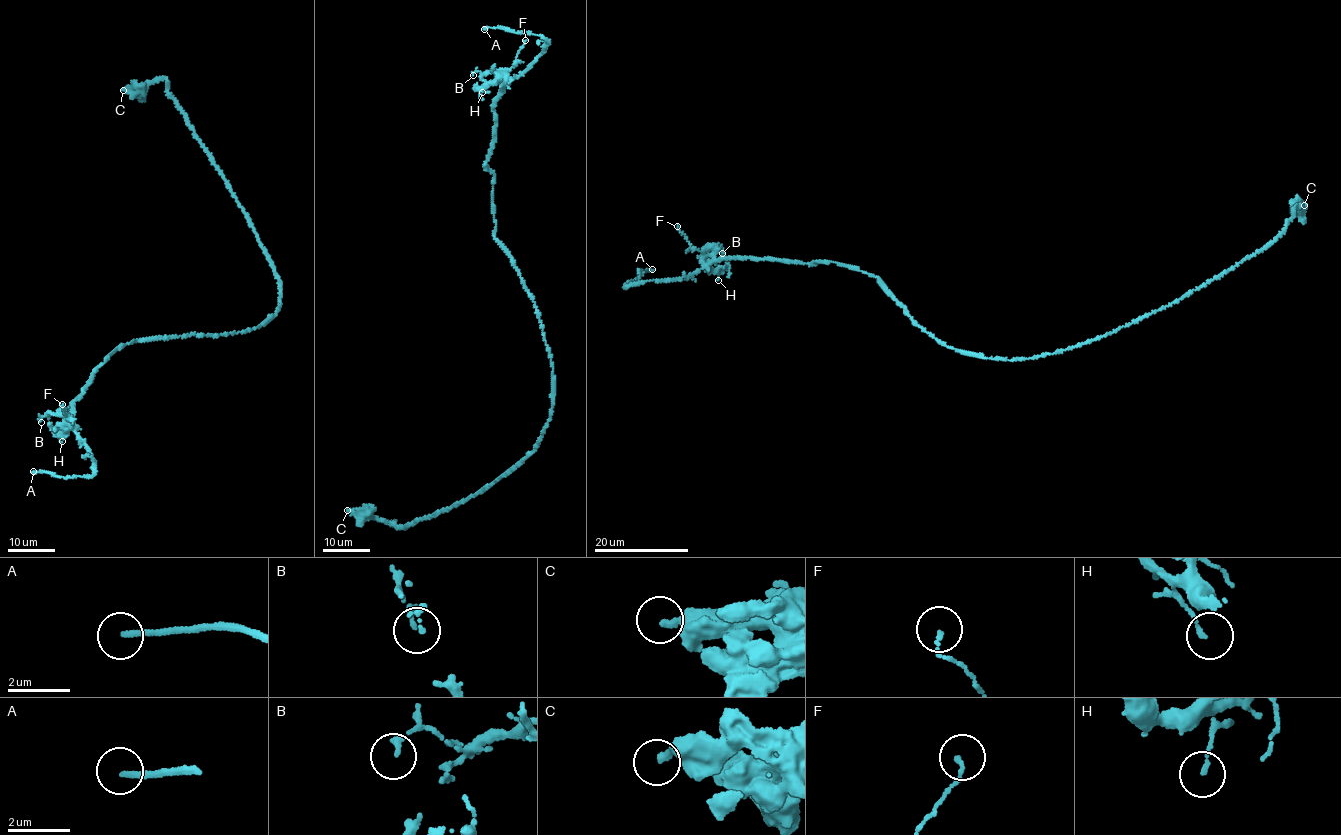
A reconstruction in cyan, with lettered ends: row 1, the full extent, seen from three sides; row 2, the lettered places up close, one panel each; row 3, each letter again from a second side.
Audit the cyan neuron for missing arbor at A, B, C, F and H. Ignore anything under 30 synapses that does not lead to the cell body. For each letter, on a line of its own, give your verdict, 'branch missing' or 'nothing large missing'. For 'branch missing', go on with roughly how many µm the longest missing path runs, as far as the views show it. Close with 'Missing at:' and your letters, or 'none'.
A: branch missing; about 20 µm are missing
B: nothing large missing
C: nothing large missing
F: nothing large missing
H: nothing large missing
Missing at: A

